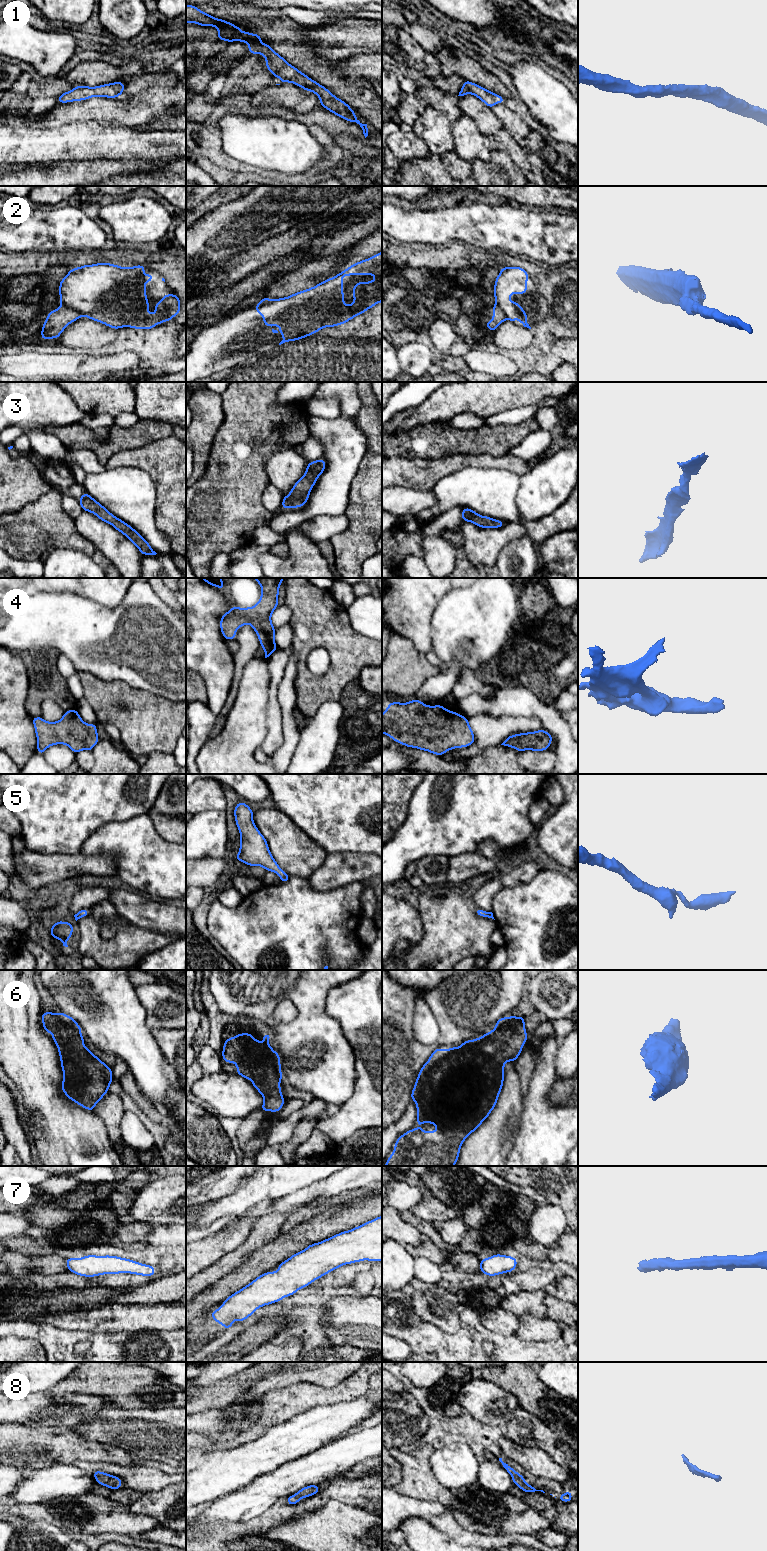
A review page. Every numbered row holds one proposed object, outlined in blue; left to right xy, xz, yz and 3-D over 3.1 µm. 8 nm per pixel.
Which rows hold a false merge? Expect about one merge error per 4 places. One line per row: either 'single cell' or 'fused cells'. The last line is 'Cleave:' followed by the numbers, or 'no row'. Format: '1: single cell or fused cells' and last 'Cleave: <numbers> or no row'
1: single cell
2: fused cells
3: single cell
4: single cell
5: single cell
6: single cell
7: single cell
8: single cell
Cleave: 2

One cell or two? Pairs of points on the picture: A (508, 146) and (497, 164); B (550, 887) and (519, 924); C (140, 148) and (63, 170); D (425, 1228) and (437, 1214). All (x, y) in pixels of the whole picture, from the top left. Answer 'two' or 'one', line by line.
A: two
B: one
C: two
D: two

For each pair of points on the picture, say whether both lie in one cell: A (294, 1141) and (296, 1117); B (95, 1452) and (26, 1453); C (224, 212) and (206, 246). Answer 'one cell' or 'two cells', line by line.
A: two cells
B: one cell
C: one cell

